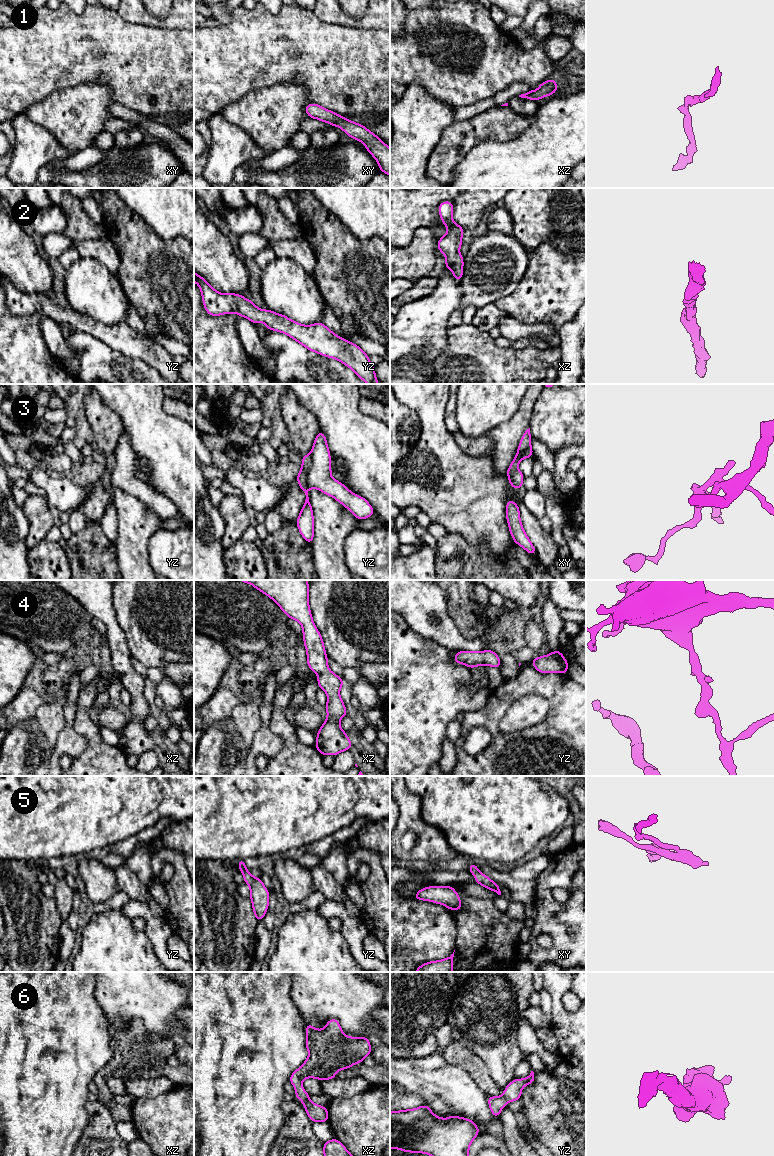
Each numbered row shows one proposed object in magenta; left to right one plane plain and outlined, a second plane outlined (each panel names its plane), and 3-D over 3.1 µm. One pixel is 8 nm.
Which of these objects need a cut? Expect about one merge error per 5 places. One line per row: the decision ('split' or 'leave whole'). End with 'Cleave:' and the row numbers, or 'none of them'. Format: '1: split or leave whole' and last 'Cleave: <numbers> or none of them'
1: leave whole
2: leave whole
3: leave whole
4: leave whole
5: leave whole
6: leave whole
Cleave: none of them

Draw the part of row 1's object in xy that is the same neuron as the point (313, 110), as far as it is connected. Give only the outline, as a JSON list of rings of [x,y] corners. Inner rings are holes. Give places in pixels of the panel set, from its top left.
[[[315,103],[306,105],[305,111],[310,118],[329,123],[333,127],[340,127],[349,137],[362,142],[377,161],[380,171],[390,176],[390,148],[365,126]]]

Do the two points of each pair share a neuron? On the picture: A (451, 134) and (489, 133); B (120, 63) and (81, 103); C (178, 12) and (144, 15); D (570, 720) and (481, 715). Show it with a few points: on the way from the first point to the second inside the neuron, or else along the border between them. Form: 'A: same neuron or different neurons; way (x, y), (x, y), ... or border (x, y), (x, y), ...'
A: same neuron; way (460, 134), (480, 133)
B: different neurons; border (79, 83), (104, 82), (116, 101)
C: same neuron; way (170, 20), (152, 20)
D: same neuron; way (553, 696), (544, 687), (516, 687), (505, 697)

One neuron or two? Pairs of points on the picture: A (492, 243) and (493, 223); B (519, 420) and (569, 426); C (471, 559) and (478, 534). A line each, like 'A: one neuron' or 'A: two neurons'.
A: two neurons
B: two neurons
C: two neurons

